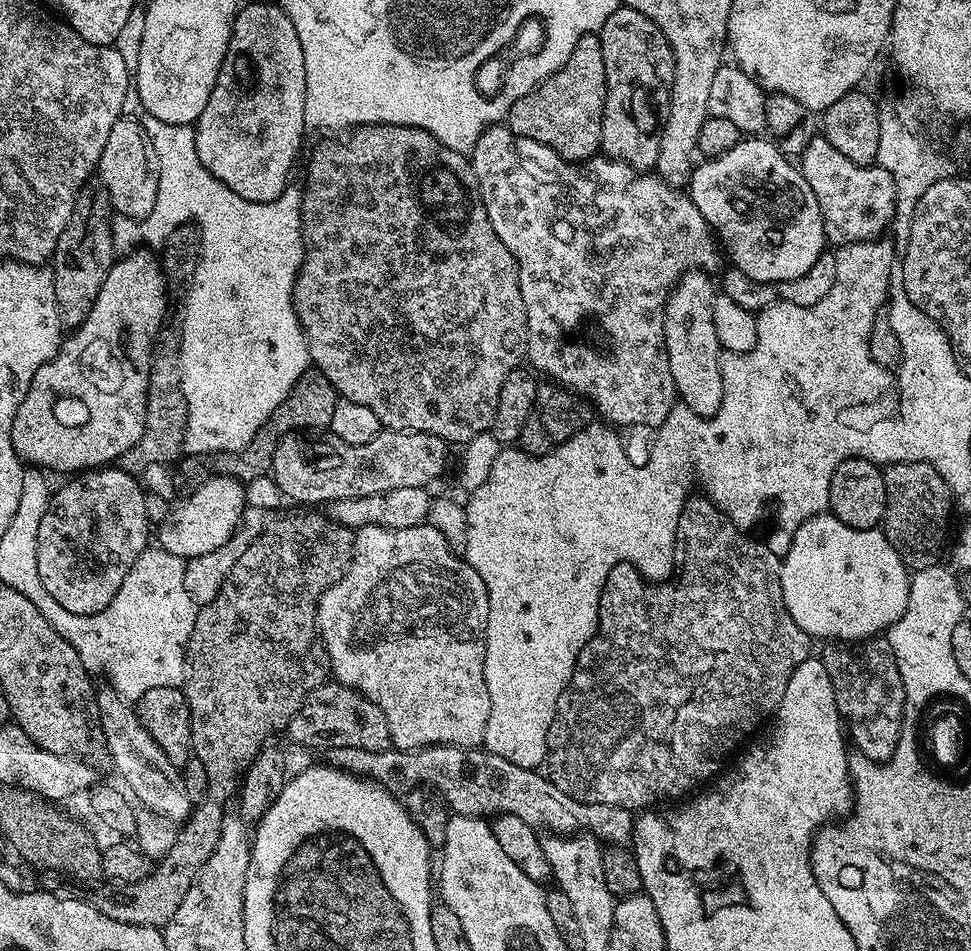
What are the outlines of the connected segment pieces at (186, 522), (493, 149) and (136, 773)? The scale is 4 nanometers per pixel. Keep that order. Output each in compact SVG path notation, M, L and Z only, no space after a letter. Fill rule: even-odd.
M209 475L204 483L199 484L193 492L187 493L179 505L173 507L171 514L158 526L160 532L159 547L170 554L178 554L185 558L210 554L210 550L218 550L222 542L234 534L244 515L245 485L232 476Z
M506 126L487 128L478 138L470 159L480 197L490 218L490 226L494 226L494 232L498 234L502 246L506 246L506 250L514 254L516 264L520 268L522 302L526 306L528 319L527 363L541 377L548 376L544 378L555 382L561 388L568 389L569 392L576 393L577 397L589 396L593 406L605 416L601 417L613 425L641 424L649 430L659 428L660 423L668 417L670 410L678 403L674 378L670 374L670 362L664 345L664 308L668 305L668 295L672 293L672 287L684 273L703 270L712 274L715 273L716 267L717 269L721 267L721 253L718 251L714 233L702 218L702 214L698 214L698 206L694 206L691 195L684 193L683 196L680 193L683 191L679 187L667 184L655 171L632 168L626 162L613 160L611 156L597 154L579 162L563 160L554 150L550 150L550 146L534 138L515 136Z
M110 686L97 689L96 701L99 708L99 724L102 726L107 755L112 756L114 766L121 774L127 786L132 790L133 799L147 811L156 813L172 824L182 824L191 816L194 810L192 799L186 791L185 780L181 769L166 757L162 748L154 742L149 731L142 726L135 707L127 700L121 698Z

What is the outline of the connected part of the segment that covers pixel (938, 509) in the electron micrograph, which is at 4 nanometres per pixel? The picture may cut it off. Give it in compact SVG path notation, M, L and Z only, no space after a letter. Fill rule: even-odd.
M910 461L889 464L883 473L886 482L886 510L882 521L884 536L898 550L899 557L909 569L927 568L937 563L943 546L944 549L946 546L953 491L928 463Z

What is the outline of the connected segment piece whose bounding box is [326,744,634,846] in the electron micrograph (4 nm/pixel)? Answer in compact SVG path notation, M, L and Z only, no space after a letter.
M436 744L432 748L417 748L415 752L402 752L393 747L384 752L329 748L326 760L333 768L373 780L393 794L408 792L419 784L429 784L440 791L439 799L458 816L513 815L537 830L544 827L552 834L588 833L608 846L624 846L632 839L634 816L629 809L619 808L617 804L570 798L570 794L562 794L547 775L514 766L514 762L506 762L506 758L498 758L498 754L483 747L455 748L449 744Z

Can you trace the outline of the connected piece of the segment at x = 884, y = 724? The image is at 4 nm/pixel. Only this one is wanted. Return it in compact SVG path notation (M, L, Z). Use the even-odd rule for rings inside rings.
M869 638L855 646L828 646L822 652L826 674L834 682L834 698L843 723L850 733L850 740L856 743L855 751L870 760L883 762L888 760L896 750L902 729L905 727L906 707L904 705L904 683L898 674L898 662L892 653L890 642L886 638Z

